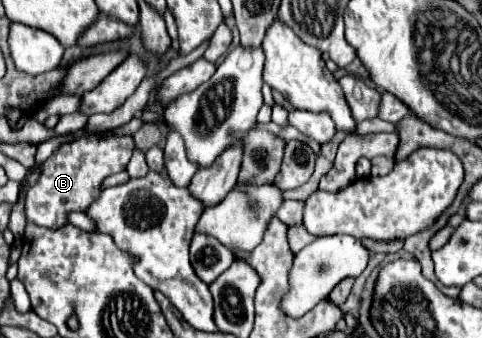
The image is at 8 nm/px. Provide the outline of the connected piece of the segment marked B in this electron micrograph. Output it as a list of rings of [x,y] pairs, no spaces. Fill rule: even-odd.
[[[82,137],[74,143],[62,145],[42,169],[36,185],[30,187],[26,195],[26,219],[42,227],[62,227],[70,211],[84,211],[100,193],[100,183],[104,177],[124,171],[134,149],[132,137],[100,139],[100,137]]]

